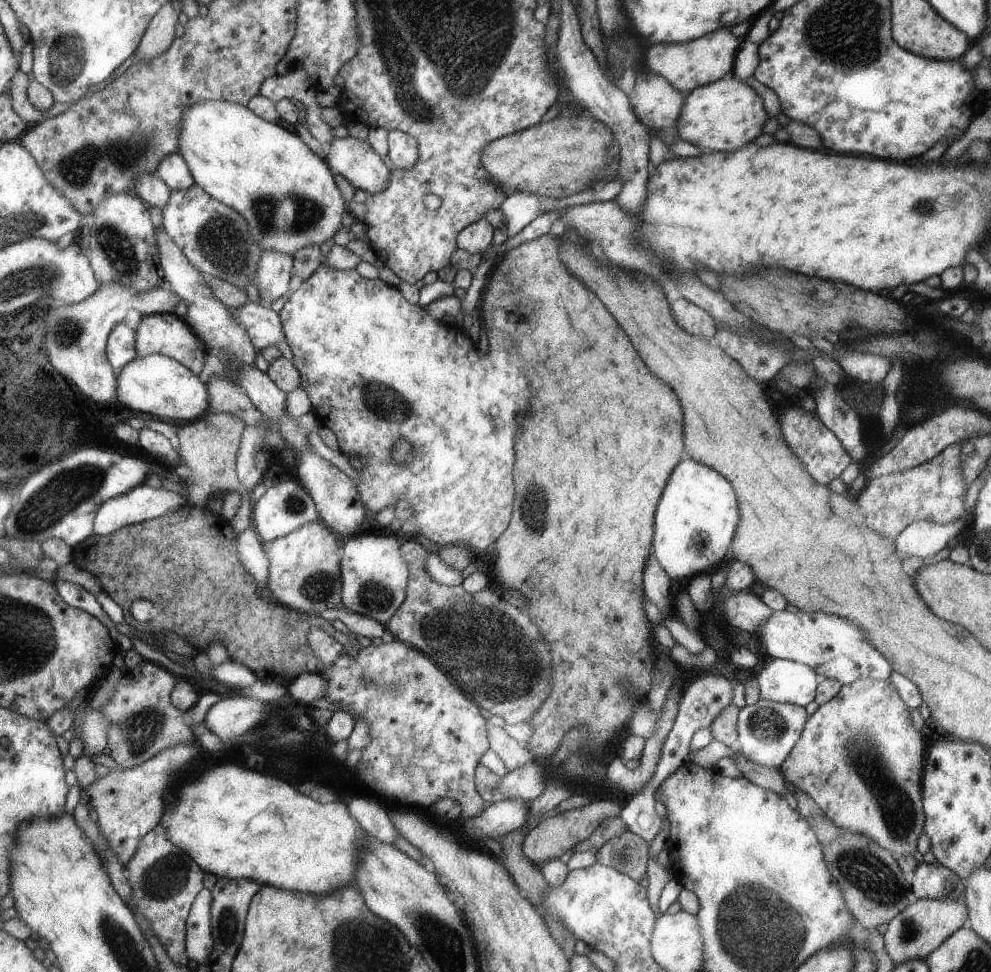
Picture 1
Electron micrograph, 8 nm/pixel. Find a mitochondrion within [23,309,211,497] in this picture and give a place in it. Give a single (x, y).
(76, 327)

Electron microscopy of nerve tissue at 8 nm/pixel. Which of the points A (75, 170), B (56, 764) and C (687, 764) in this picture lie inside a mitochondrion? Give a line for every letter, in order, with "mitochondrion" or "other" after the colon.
A: mitochondrion
B: other
C: other

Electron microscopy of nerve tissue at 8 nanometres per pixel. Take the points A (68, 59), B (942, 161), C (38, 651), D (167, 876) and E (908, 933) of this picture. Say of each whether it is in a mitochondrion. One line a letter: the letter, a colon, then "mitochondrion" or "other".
A: mitochondrion
B: other
C: mitochondrion
D: mitochondrion
E: mitochondrion

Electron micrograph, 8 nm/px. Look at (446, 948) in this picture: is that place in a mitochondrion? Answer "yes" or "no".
yes

